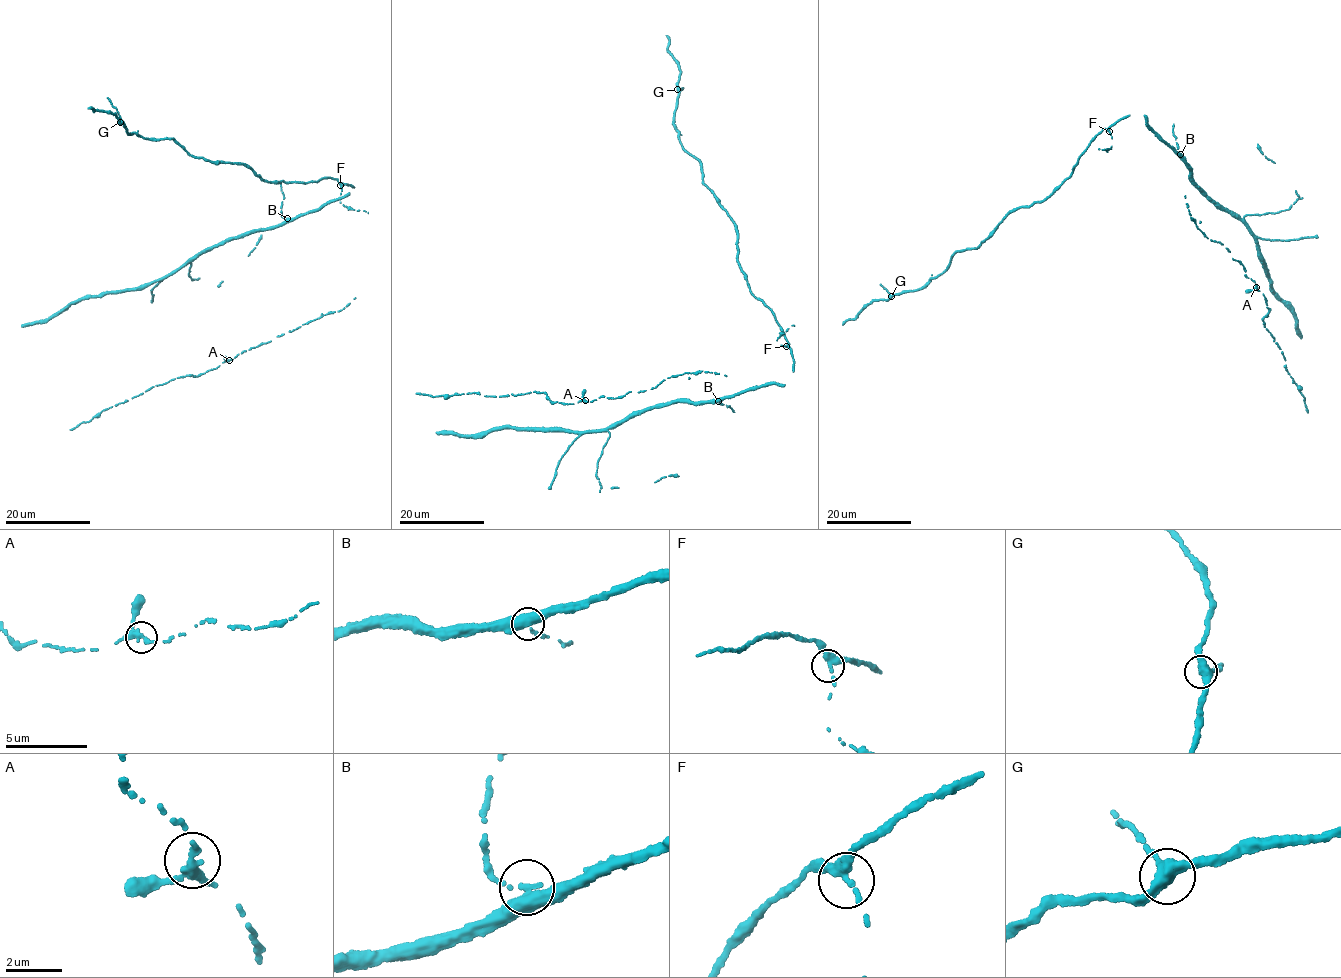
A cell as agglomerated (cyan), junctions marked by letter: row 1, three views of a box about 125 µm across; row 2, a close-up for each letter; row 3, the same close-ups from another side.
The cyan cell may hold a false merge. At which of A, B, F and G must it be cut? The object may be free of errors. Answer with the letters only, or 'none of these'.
none of these

